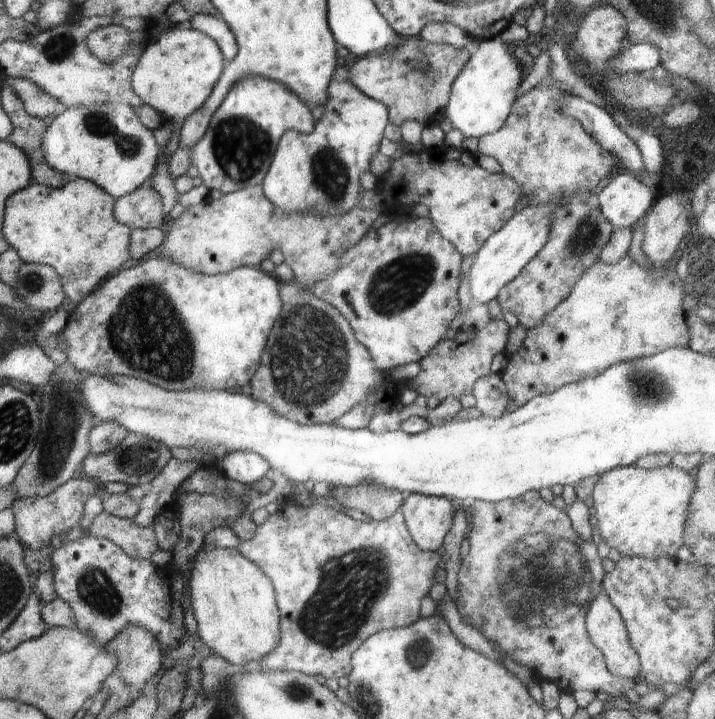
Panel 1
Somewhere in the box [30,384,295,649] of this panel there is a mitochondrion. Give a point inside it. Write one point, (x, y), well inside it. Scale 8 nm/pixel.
(94, 587)

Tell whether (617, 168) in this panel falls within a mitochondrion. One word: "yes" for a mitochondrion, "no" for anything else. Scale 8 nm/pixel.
no

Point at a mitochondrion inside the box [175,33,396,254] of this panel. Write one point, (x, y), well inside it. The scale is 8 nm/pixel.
(241, 146)

